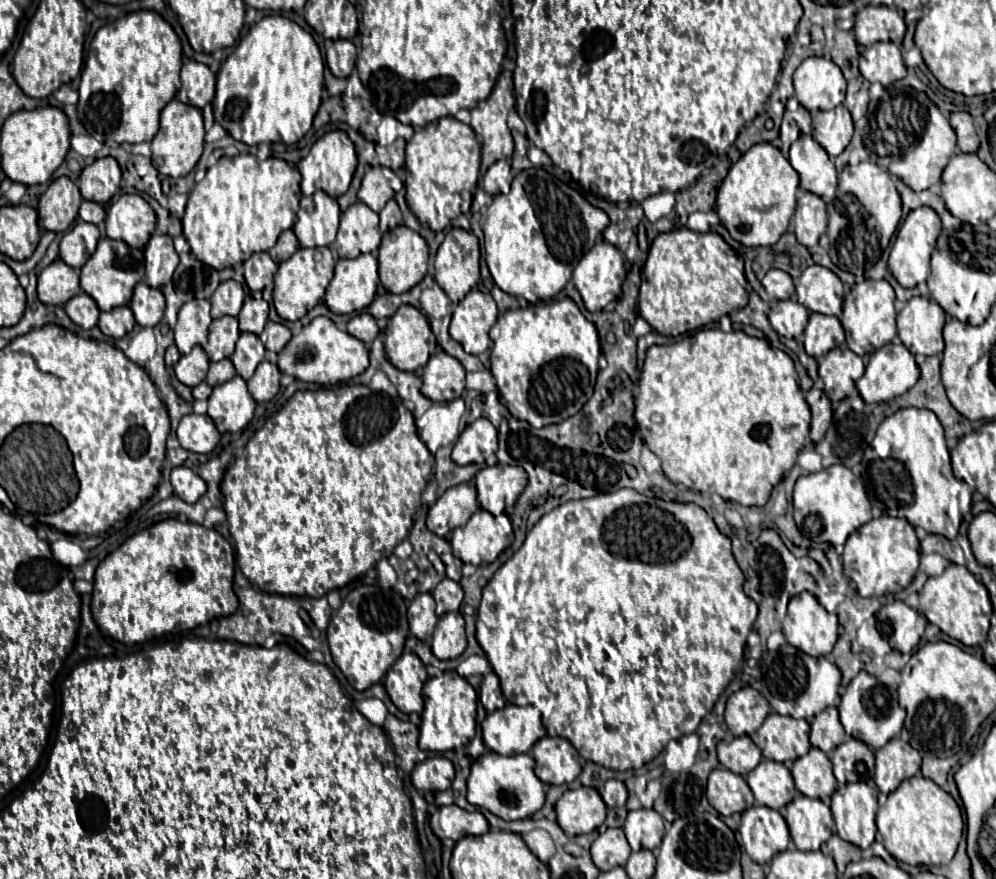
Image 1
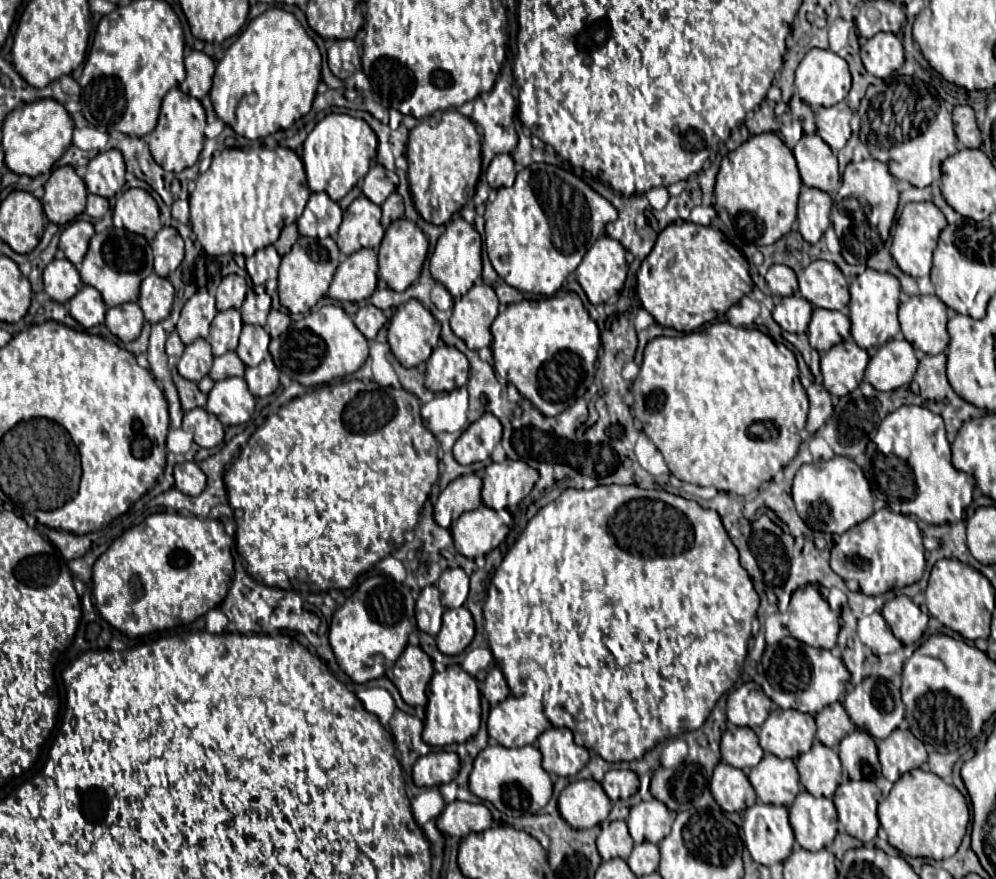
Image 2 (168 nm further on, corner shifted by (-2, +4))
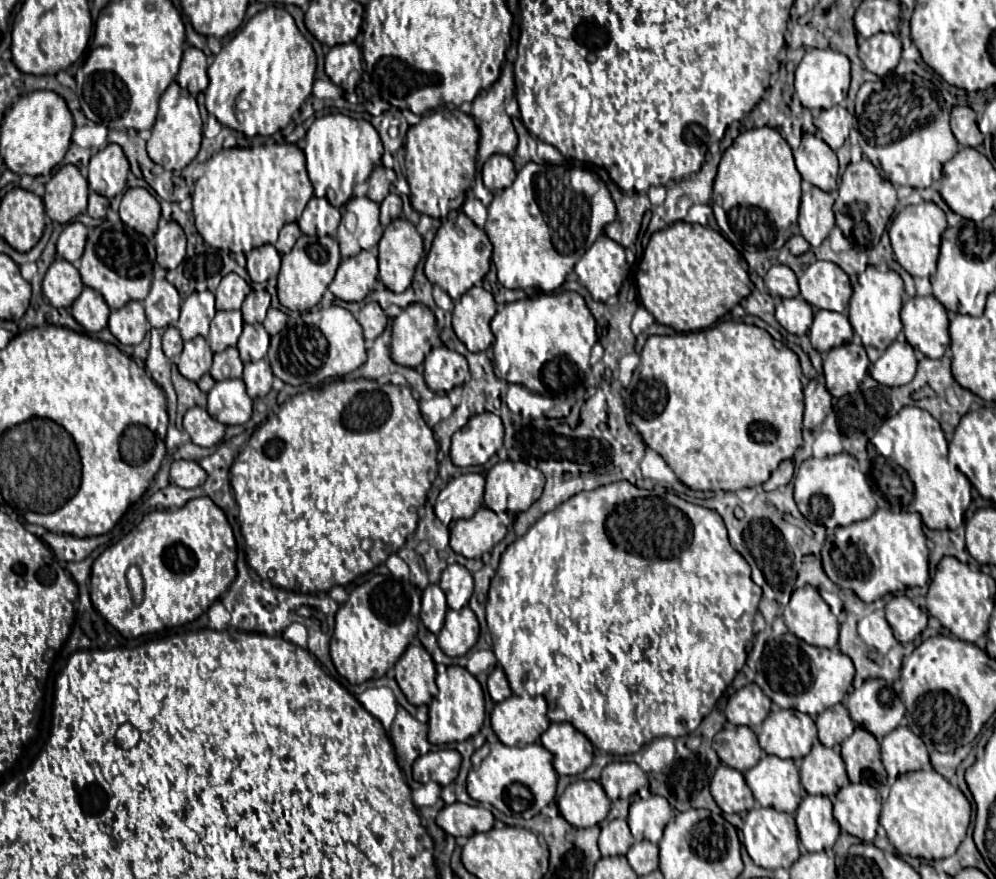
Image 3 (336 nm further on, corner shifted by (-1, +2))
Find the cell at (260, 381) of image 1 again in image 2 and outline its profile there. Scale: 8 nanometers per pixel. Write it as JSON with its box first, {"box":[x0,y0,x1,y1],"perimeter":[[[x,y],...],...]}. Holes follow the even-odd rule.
{"box":[245,357,279,397],"perimeter":[[[267,357],[257,367],[247,367],[245,381],[255,397],[267,397],[279,387],[279,371],[271,357]]]}

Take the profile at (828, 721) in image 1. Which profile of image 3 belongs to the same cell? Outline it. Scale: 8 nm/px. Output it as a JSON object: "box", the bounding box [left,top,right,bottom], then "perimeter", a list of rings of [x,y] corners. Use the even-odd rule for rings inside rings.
{"box":[816,703,854,747],"perimeter":[[[838,703],[816,717],[816,727],[820,743],[826,747],[834,747],[852,735],[854,721],[850,719],[846,707]]]}

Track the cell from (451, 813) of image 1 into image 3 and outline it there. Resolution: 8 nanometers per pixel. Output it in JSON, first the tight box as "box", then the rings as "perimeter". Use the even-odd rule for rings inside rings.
{"box":[436,803,494,837],"perimeter":[[[452,803],[452,805],[446,805],[440,809],[436,823],[448,835],[470,837],[474,833],[490,831],[494,825],[494,815],[482,805]]]}

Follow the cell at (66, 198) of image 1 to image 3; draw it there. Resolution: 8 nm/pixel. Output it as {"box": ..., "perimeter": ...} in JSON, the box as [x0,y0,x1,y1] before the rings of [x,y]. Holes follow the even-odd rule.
{"box":[46,165,88,223],"perimeter":[[[76,165],[60,167],[46,183],[46,215],[56,223],[70,223],[88,207],[88,181]]]}

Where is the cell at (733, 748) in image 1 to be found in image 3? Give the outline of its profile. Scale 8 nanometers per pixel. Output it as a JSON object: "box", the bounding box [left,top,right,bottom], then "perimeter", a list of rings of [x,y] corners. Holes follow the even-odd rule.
{"box":[714,723,762,773],"perimeter":[[[730,723],[718,733],[714,749],[722,763],[742,773],[754,767],[762,753],[758,739],[750,727],[734,727]],[[718,741],[726,741],[726,745],[720,745]]]}

